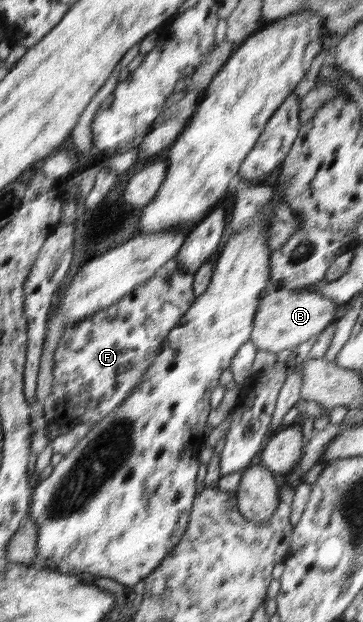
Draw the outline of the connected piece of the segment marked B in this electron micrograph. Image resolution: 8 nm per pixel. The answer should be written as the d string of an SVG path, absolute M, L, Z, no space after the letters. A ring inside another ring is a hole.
M269 281L261 294L263 298L257 308L250 336L250 342L253 342L258 350L262 349L276 354L297 347L309 341L311 336L319 336L327 326L336 321L335 314L339 305L321 293L287 290Z

